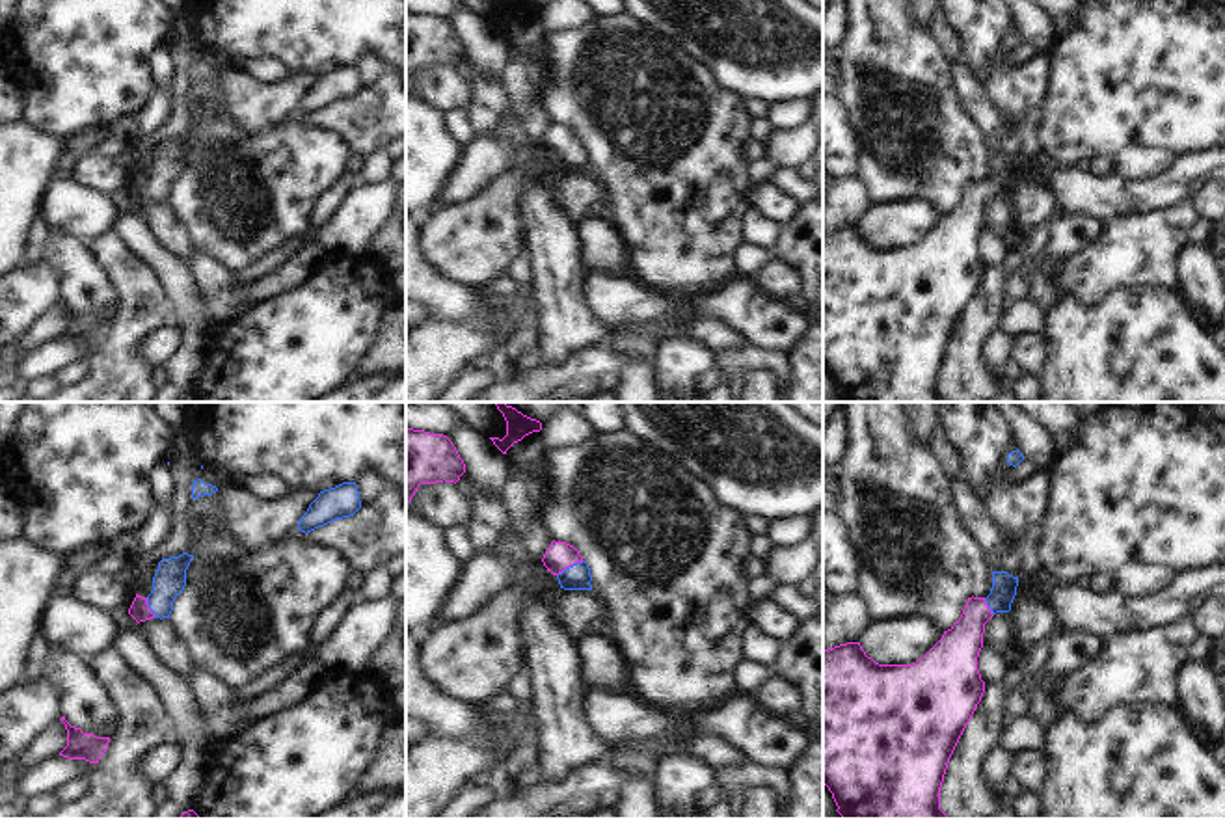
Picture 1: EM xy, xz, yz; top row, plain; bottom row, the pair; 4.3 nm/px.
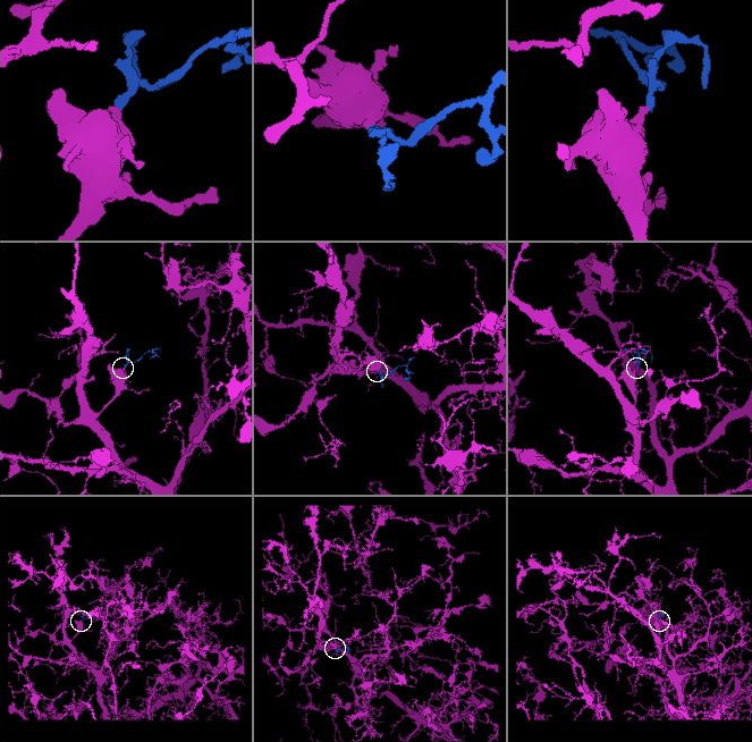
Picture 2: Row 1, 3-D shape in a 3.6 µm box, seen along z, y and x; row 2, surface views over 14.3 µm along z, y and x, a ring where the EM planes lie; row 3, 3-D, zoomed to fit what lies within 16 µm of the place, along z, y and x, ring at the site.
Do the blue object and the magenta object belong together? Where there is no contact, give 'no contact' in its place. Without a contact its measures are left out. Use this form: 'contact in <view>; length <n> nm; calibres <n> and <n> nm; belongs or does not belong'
contact in xz; length 140 nm; calibres 110 and 120 nm; belongs

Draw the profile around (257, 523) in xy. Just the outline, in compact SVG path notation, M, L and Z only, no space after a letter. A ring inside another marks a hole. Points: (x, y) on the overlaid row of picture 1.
M240 484L218 488L231 530L253 553L281 544L298 529L300 517L318 497L313 491L289 491L283 499L264 501Z

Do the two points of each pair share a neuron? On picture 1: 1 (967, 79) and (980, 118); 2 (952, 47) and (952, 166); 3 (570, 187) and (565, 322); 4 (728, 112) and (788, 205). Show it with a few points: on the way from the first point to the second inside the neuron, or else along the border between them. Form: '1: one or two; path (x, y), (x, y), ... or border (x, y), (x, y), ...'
1: one; path (969, 88), (980, 108)
2: two; border (929, 36), (950, 66)
3: two; border (555, 175), (555, 194), (578, 220)
4: two; border (756, 185), (753, 205)

